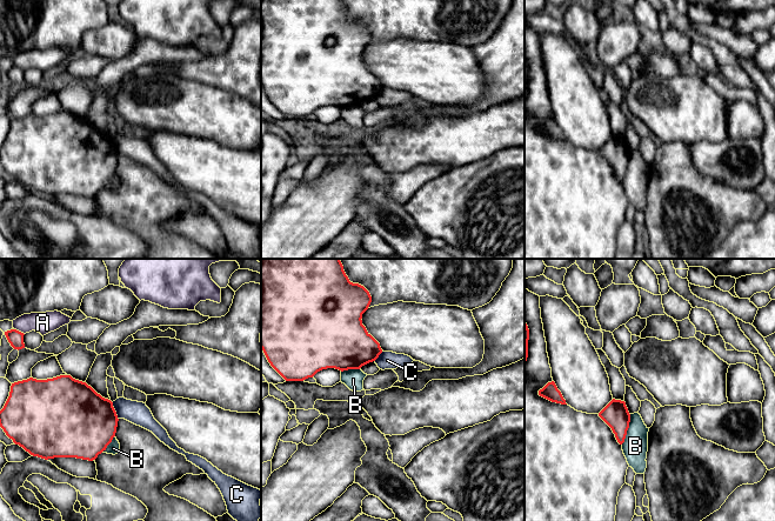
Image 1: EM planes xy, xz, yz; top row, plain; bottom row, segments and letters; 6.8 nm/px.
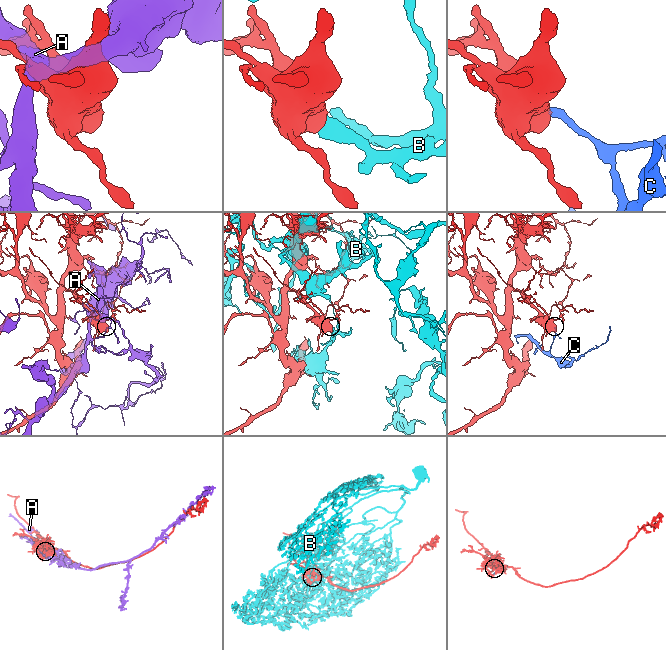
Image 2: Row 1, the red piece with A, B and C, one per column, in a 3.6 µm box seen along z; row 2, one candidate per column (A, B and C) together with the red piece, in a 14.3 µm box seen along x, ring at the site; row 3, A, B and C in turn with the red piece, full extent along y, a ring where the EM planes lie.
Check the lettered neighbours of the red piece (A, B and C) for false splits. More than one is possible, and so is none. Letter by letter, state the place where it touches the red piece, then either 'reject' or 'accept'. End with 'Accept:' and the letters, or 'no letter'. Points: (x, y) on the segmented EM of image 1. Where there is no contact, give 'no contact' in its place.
A: xy (18, 331) | reject
B: yz (627, 429) | reject
C: xy (114, 411) | reject
Accept: no letter

